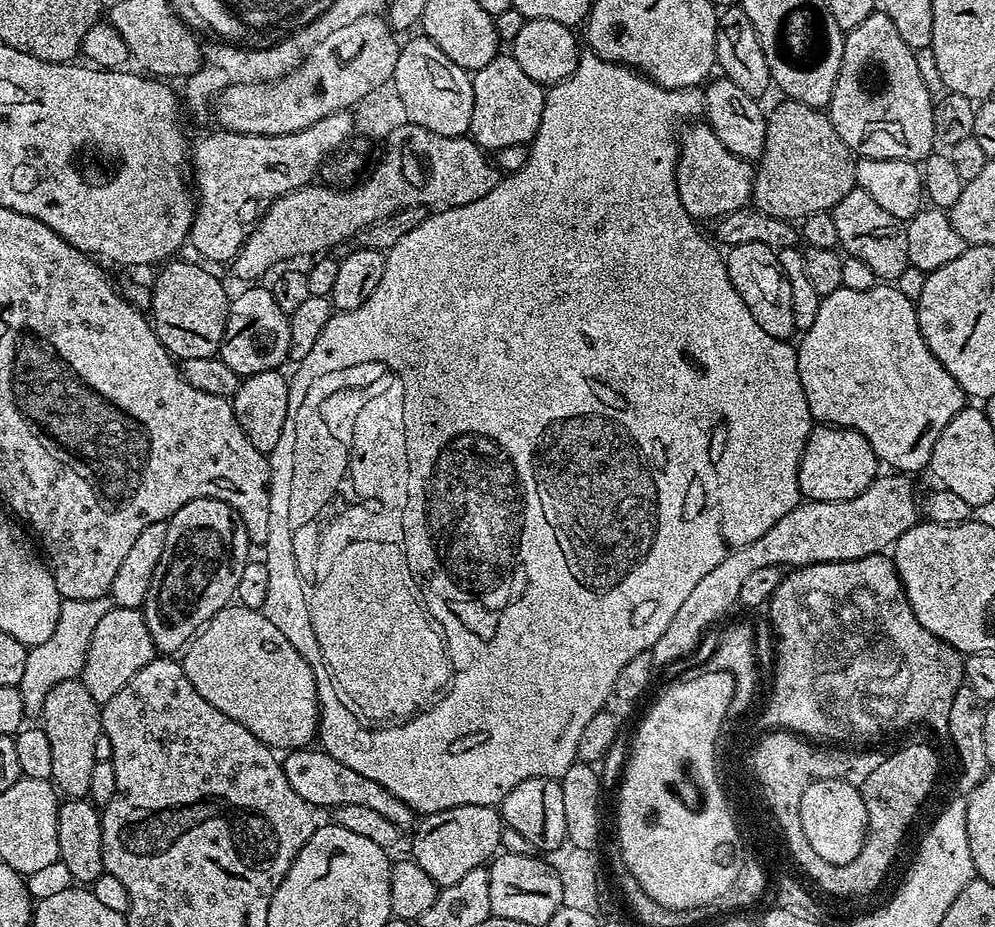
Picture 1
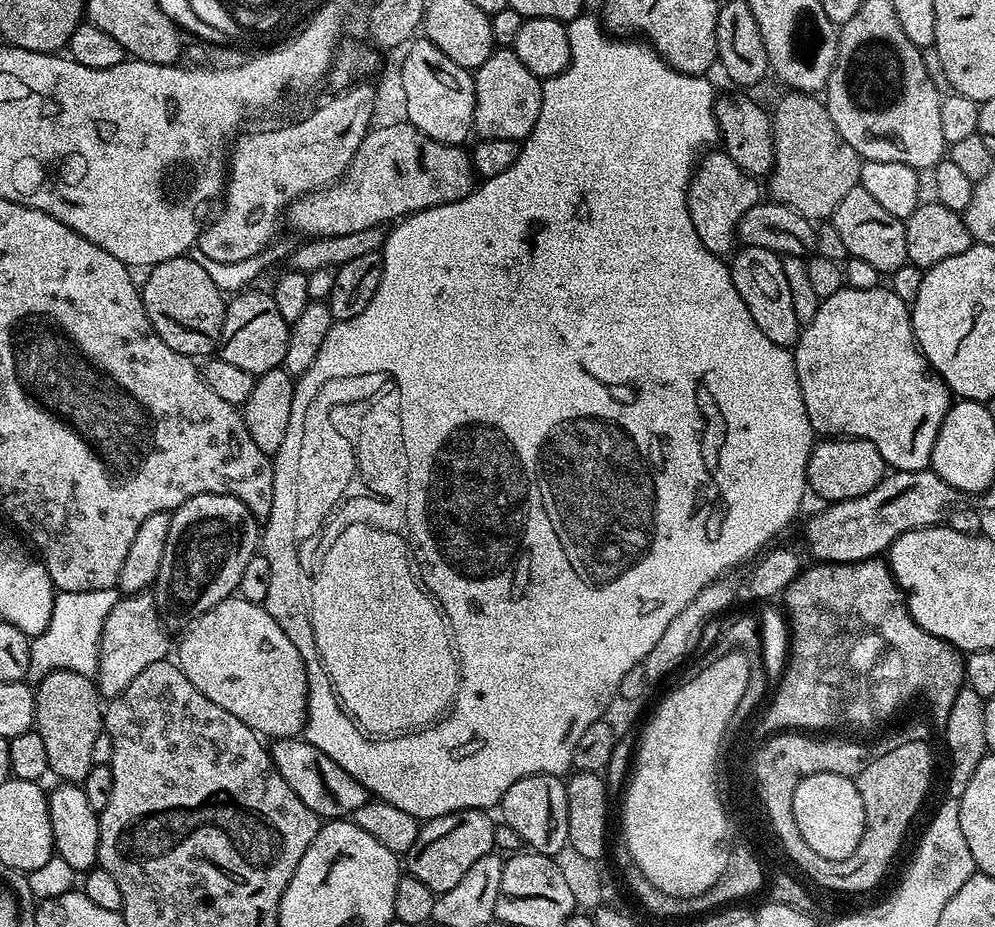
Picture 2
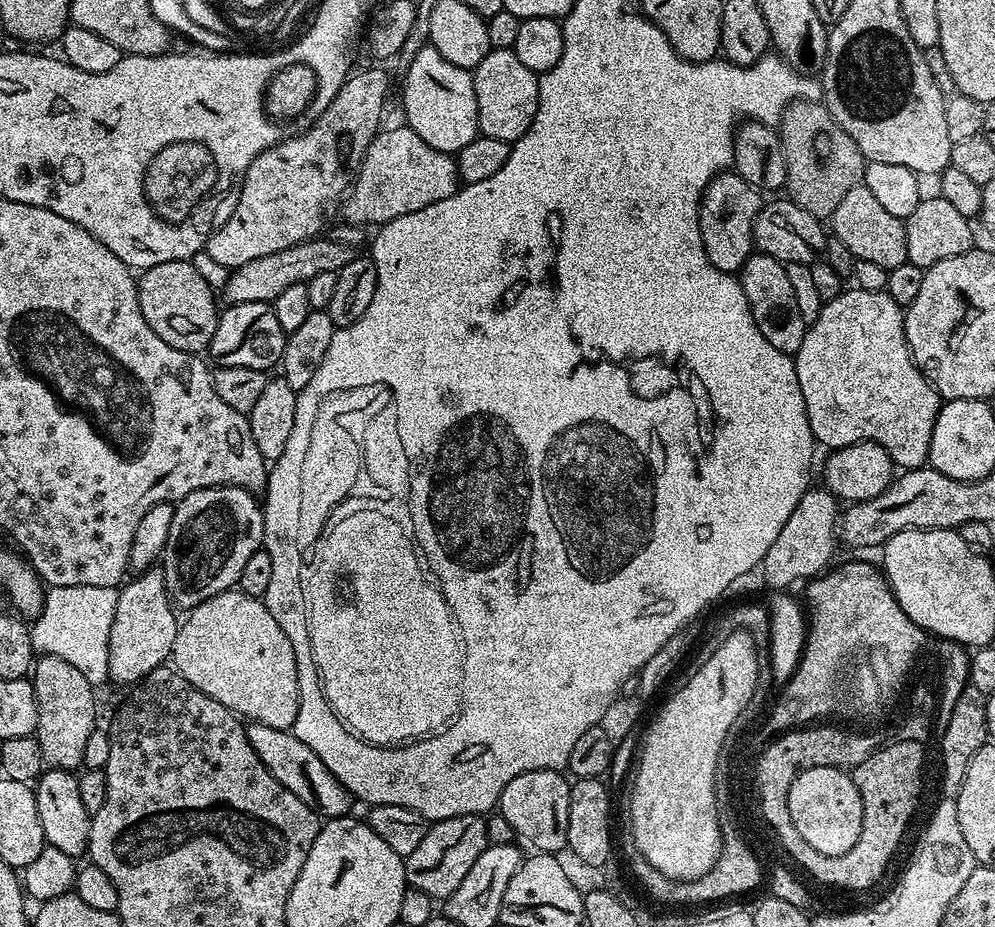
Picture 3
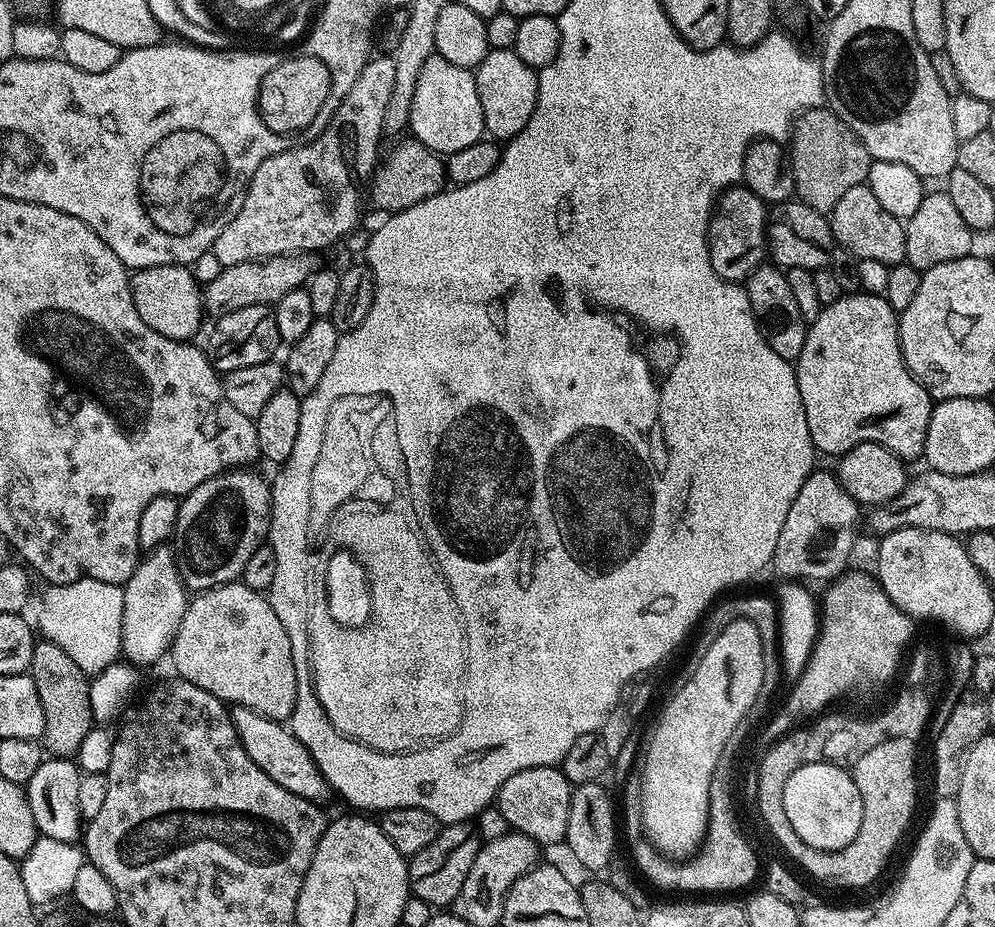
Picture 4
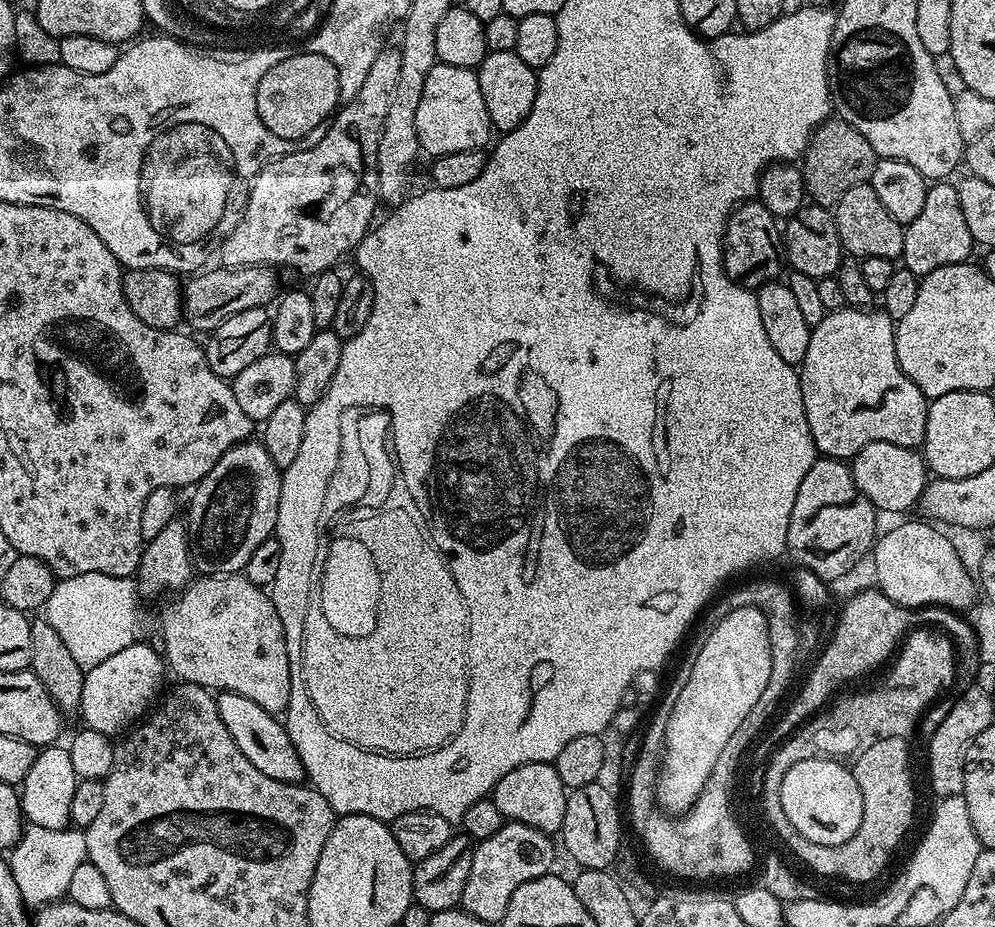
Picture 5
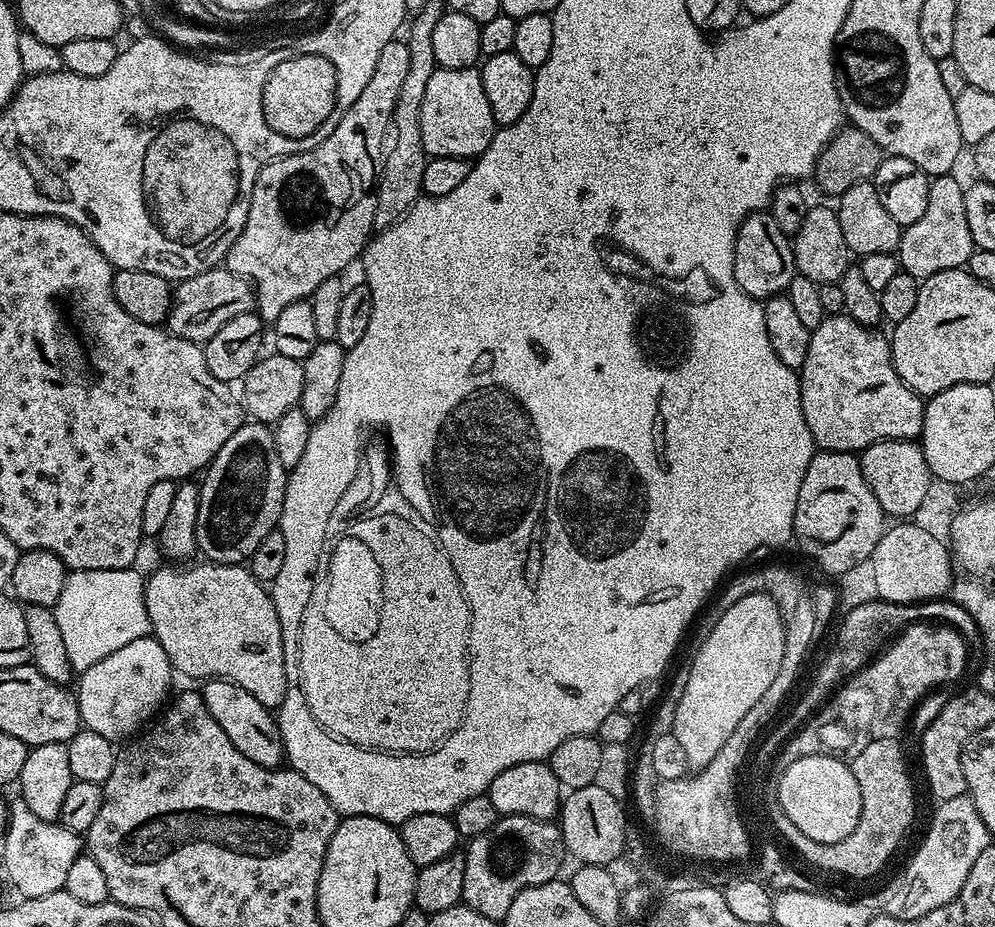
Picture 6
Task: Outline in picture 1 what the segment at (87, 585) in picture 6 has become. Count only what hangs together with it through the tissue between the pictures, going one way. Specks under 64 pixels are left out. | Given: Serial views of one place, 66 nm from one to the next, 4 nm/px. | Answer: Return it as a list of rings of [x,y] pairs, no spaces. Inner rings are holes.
[[[108,596],[93,600],[65,600],[61,603],[58,626],[54,626],[54,634],[50,634],[46,642],[31,645],[28,649],[26,666],[22,670],[22,682],[18,686],[25,713],[40,714],[47,692],[52,687],[60,682],[75,680],[83,673],[90,642],[94,638],[94,629],[113,606]]]

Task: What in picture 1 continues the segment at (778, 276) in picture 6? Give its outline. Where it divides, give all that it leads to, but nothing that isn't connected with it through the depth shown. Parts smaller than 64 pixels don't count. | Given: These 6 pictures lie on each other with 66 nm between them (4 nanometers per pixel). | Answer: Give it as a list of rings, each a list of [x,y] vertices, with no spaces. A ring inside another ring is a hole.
[[[689,123],[679,133],[676,158],[678,198],[682,198],[682,206],[686,206],[686,214],[690,214],[693,220],[715,222],[726,214],[745,207],[752,199],[753,175],[753,165],[738,158],[738,154],[726,150],[726,146],[722,146],[718,139],[718,134],[714,134],[707,123]]]

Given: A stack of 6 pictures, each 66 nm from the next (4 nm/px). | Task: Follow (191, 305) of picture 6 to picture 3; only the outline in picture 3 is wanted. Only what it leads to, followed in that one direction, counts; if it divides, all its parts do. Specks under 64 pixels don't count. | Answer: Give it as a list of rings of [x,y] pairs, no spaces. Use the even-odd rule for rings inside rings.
[[[304,240],[300,244],[290,246],[286,250],[278,250],[278,254],[266,254],[262,258],[254,258],[254,262],[246,262],[246,266],[235,269],[232,276],[224,284],[225,301],[228,304],[242,302],[271,302],[295,284],[307,284],[310,278],[318,274],[338,273],[354,258],[354,251],[348,244],[340,240]]]

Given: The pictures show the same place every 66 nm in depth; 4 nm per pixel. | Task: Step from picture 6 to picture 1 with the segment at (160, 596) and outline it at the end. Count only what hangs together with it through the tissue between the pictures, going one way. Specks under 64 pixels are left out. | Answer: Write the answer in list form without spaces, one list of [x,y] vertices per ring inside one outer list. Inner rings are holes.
[[[229,606],[214,614],[214,618],[210,618],[192,637],[183,653],[182,663],[186,678],[190,678],[194,690],[198,690],[198,694],[202,694],[210,706],[222,710],[226,718],[234,718],[234,722],[246,726],[254,738],[269,748],[306,748],[317,739],[318,690],[314,670],[310,670],[306,658],[302,658],[302,654],[298,654],[298,650],[286,642],[286,637],[270,623],[270,618],[266,618],[263,611]]]

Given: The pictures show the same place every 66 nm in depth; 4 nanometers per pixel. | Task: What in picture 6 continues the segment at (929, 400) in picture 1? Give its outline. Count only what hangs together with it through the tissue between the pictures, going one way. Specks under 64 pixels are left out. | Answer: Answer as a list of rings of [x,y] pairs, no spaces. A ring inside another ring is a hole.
[[[825,315],[824,321],[811,329],[810,350],[806,350],[806,362],[798,370],[800,378],[800,393],[802,394],[802,414],[806,418],[806,426],[810,426],[812,441],[816,443],[817,449],[825,452],[855,452],[859,453],[872,444],[877,444],[879,440],[916,440],[920,431],[924,429],[924,406],[925,401],[917,396],[906,382],[896,373],[896,367],[892,365],[892,345],[889,337],[880,333],[880,330],[873,330],[854,322],[846,315],[829,316]]]

